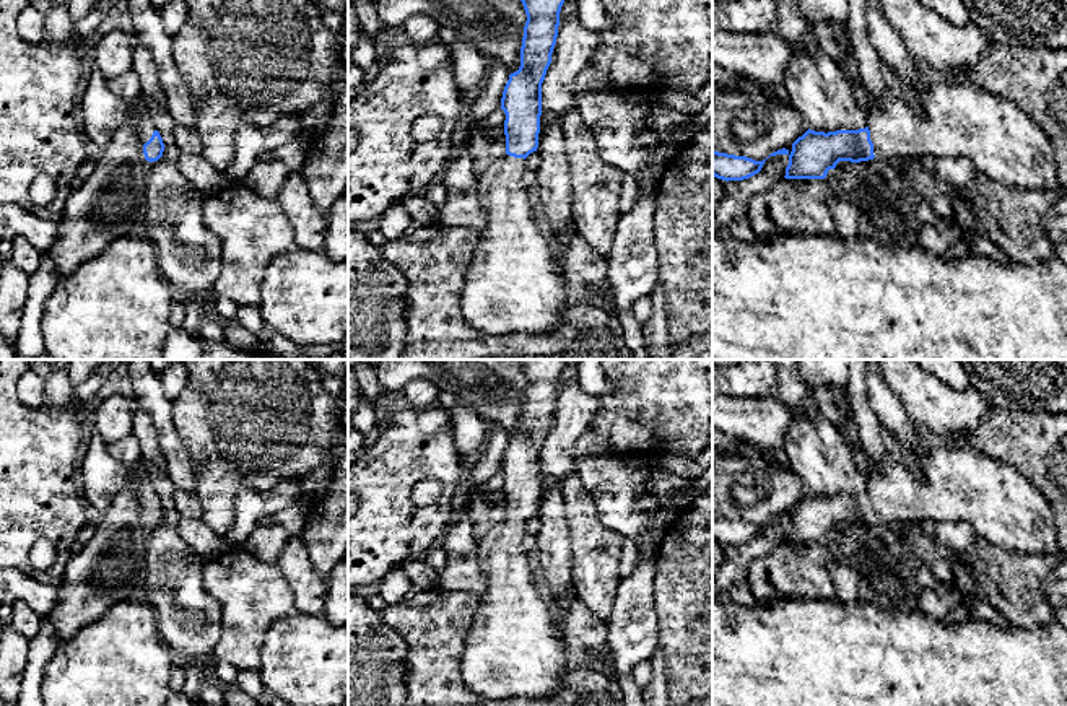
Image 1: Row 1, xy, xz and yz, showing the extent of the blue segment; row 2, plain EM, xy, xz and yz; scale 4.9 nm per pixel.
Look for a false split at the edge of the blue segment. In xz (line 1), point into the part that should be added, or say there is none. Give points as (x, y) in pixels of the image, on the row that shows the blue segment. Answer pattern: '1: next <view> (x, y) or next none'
1: next xz (514, 283)

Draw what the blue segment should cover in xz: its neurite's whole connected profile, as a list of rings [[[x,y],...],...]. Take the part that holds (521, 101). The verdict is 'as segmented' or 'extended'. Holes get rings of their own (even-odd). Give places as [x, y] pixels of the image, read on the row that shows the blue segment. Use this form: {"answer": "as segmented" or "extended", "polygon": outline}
{"answer": "extended", "polygon": [[[520,0],[527,15],[520,47],[520,67],[509,75],[501,98],[501,109],[506,114],[504,135],[506,155],[493,161],[477,179],[477,192],[481,207],[486,210],[488,223],[480,231],[480,242],[465,270],[465,283],[460,307],[465,320],[485,333],[507,332],[527,335],[548,335],[563,324],[563,311],[574,298],[574,290],[566,283],[553,249],[550,236],[545,236],[534,218],[530,194],[520,185],[525,171],[525,158],[537,151],[542,115],[542,83],[551,63],[551,54],[558,37],[560,11],[564,0]]]}

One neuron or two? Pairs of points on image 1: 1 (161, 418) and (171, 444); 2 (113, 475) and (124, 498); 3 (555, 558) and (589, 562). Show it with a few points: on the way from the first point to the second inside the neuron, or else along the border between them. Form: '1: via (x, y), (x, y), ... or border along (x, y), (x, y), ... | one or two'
1: via (163, 425), (168, 438) | one
2: border along (126, 483), (103, 513) | two
3: border along (565, 522), (574, 594) | two

